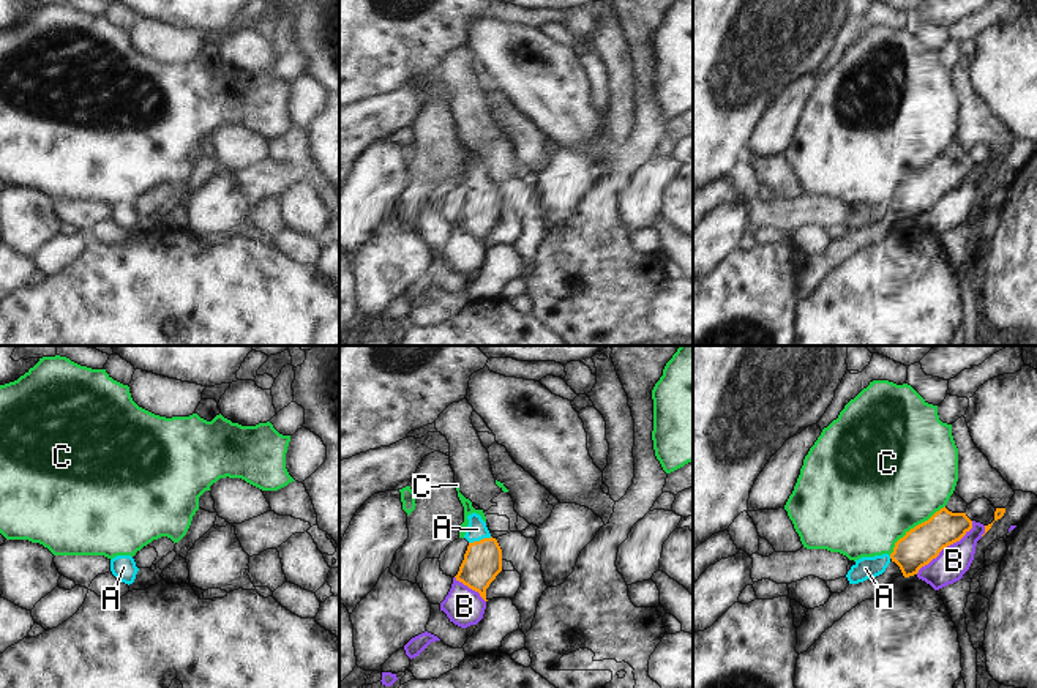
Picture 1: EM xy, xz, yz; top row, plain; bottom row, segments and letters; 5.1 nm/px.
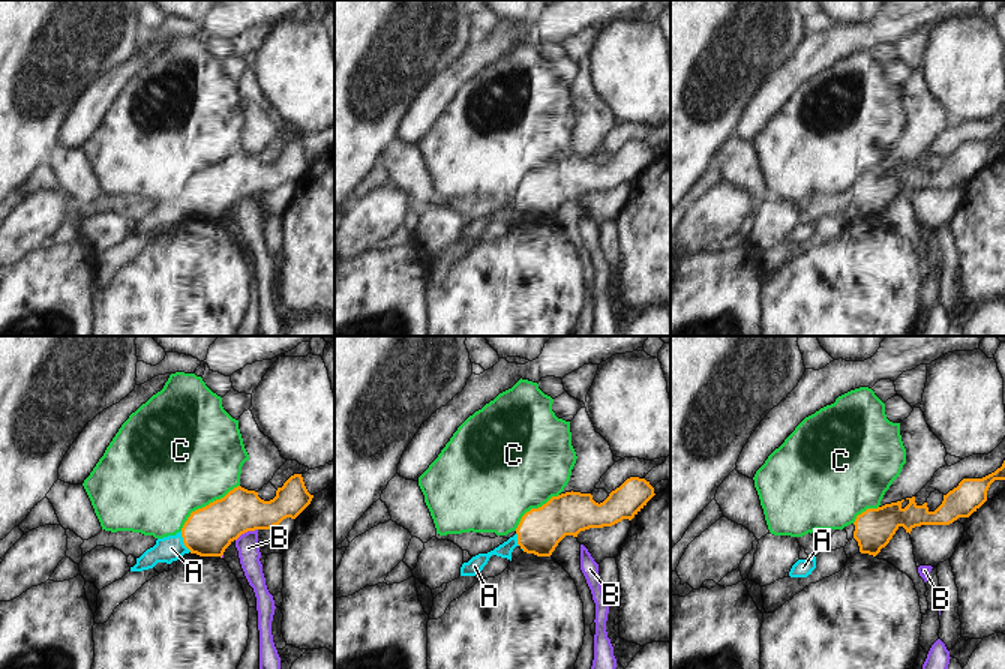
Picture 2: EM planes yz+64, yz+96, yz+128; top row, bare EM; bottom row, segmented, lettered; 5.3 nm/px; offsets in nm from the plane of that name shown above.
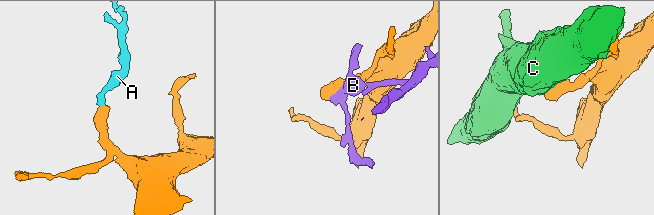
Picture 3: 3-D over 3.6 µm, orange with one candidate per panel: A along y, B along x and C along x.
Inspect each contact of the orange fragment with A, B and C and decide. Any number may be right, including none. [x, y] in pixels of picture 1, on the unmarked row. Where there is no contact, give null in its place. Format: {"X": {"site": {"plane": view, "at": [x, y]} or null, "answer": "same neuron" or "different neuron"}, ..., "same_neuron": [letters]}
{"A": {"site": {"plane": "xz", "at": [480, 186]}, "answer": "same neuron"}, "B": {"site": {"plane": "yz", "at": [946, 193]}, "answer": "different neuron"}, "C": {"site": {"plane": "yz", "at": [916, 172]}, "answer": "different neuron"}, "same_neuron": ["A"]}

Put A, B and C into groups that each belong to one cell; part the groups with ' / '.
A / B / C

